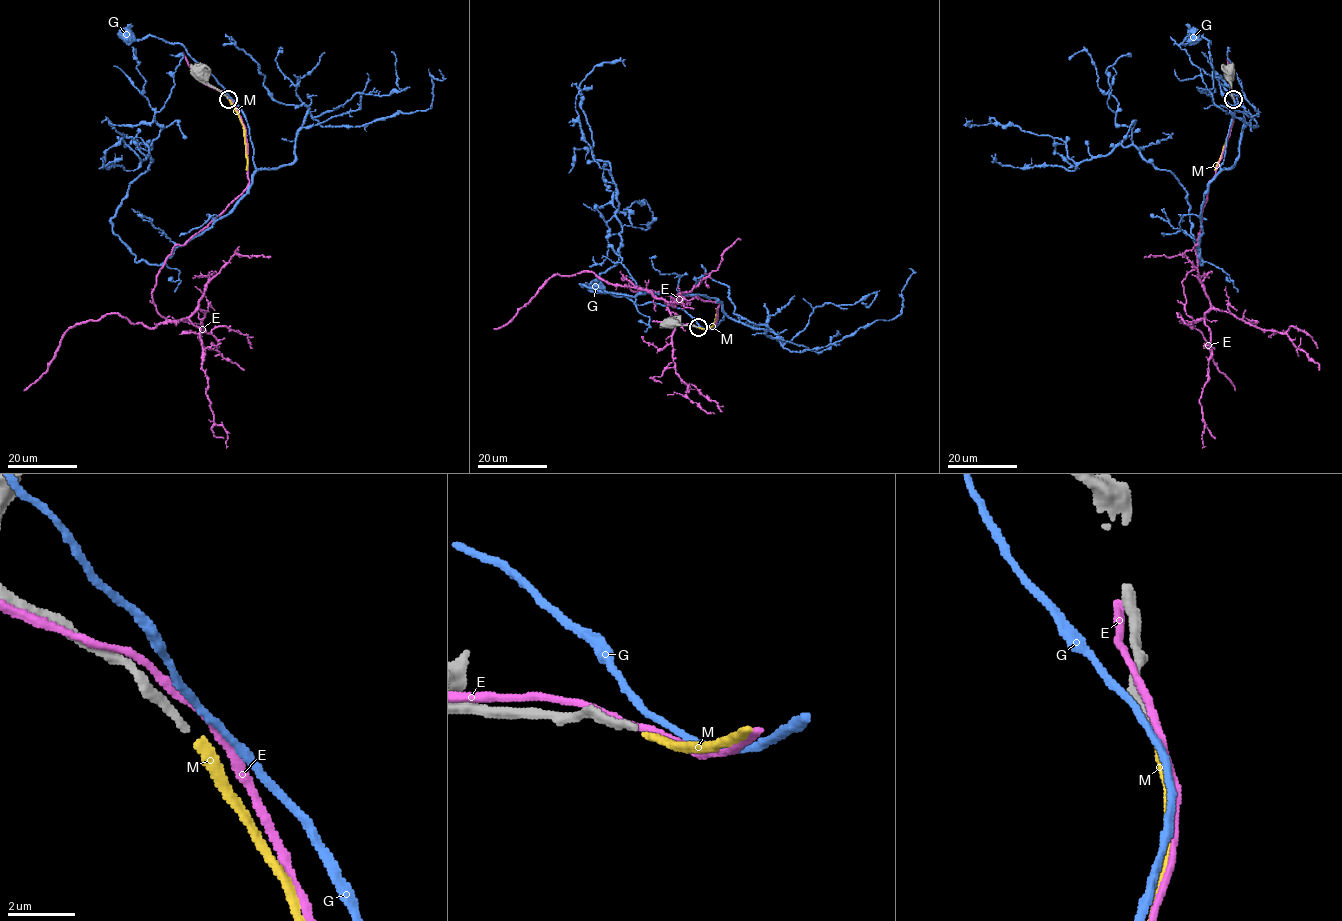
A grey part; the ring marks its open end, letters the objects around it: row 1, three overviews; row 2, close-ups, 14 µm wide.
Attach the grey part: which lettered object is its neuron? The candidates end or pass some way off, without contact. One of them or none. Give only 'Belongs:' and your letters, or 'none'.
Belongs: M

